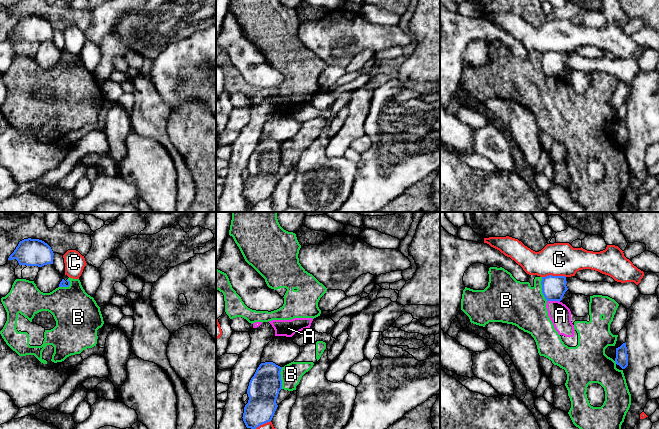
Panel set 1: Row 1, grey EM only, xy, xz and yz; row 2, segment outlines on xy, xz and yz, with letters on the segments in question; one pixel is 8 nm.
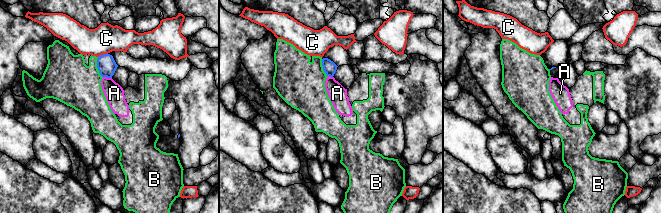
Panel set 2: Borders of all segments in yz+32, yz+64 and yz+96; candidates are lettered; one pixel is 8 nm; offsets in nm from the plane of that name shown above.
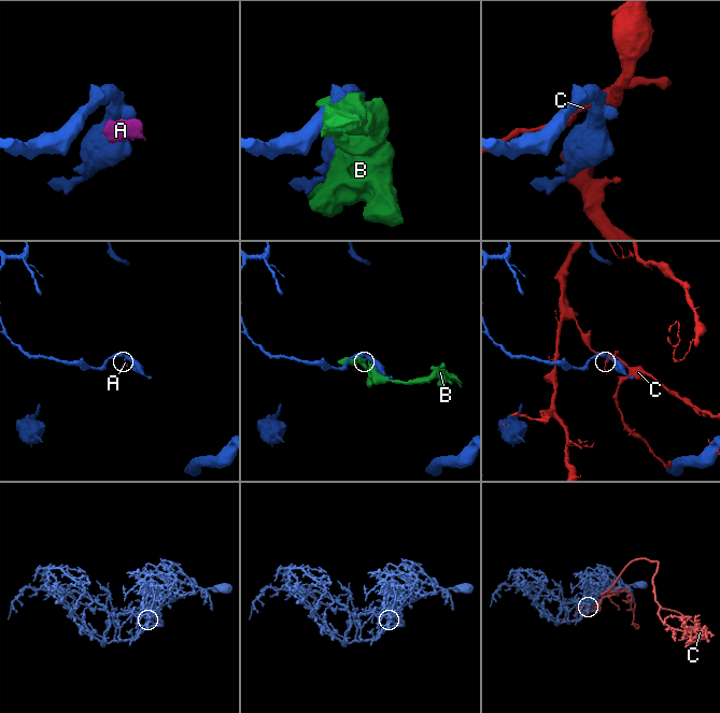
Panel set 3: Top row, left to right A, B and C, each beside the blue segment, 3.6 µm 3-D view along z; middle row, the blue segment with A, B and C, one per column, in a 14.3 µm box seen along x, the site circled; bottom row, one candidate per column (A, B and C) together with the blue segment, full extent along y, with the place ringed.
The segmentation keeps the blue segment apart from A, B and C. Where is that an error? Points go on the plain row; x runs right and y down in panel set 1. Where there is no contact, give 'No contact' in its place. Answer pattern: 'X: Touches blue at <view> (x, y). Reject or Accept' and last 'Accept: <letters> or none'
A: Touches blue at yz (553, 76). Reject
B: Touches blue at yz (542, 65). Reject
C: Touches blue at yz (553, 52). Reject
Accept: none

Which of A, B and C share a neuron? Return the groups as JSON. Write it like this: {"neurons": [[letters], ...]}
{"neurons": [["A", "B"], ["C"]]}

